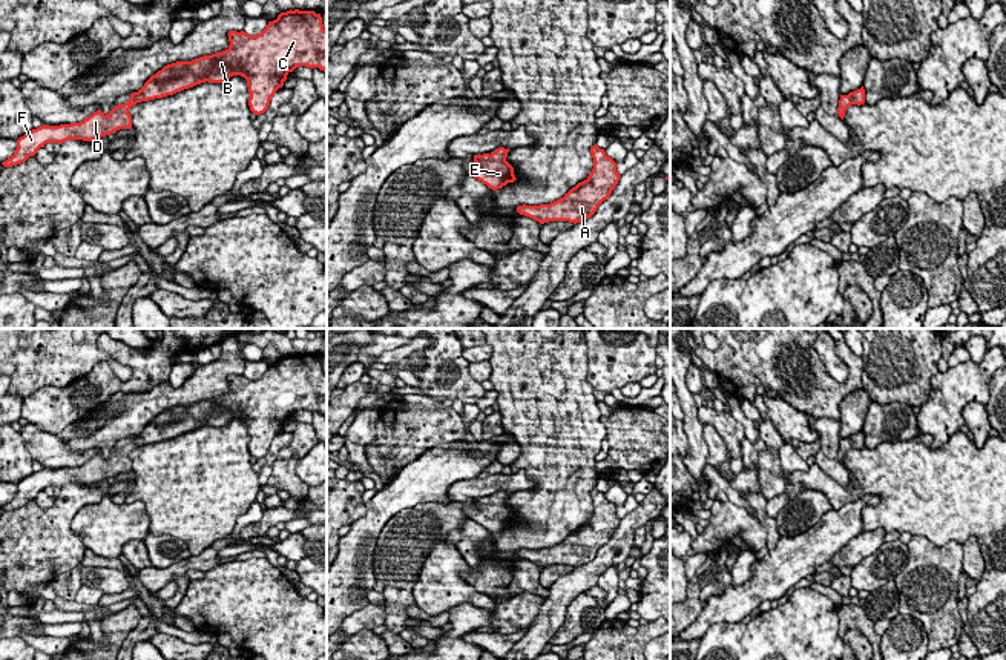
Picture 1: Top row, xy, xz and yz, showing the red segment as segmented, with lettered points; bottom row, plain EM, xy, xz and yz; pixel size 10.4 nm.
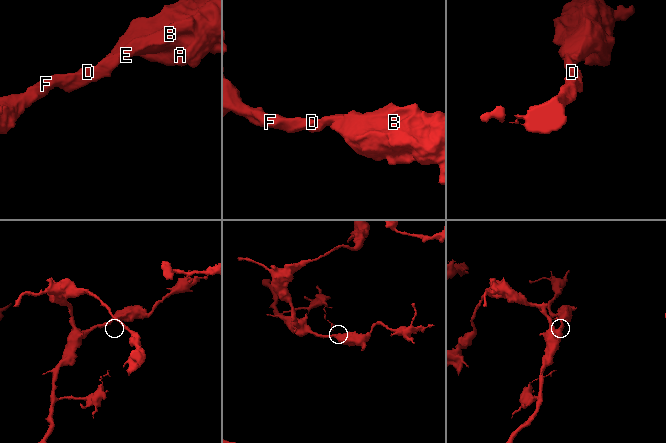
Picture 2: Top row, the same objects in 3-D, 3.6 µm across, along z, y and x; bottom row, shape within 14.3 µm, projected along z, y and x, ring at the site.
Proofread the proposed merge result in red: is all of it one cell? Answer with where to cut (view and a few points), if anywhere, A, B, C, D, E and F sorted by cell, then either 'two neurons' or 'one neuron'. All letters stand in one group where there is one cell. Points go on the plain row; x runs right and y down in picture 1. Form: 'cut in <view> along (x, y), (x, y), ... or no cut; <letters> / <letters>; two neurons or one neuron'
no cut; A B C D E F; one neuron

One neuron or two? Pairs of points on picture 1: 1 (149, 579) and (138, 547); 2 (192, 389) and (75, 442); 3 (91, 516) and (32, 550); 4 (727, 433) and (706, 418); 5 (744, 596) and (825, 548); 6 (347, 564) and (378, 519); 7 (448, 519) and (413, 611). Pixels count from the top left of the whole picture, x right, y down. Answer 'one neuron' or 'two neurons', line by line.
1: two neurons
2: one neuron
3: two neurons
4: one neuron
5: one neuron
6: one neuron
7: two neurons

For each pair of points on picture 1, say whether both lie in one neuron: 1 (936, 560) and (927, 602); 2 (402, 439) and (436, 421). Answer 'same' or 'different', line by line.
1: same
2: same

